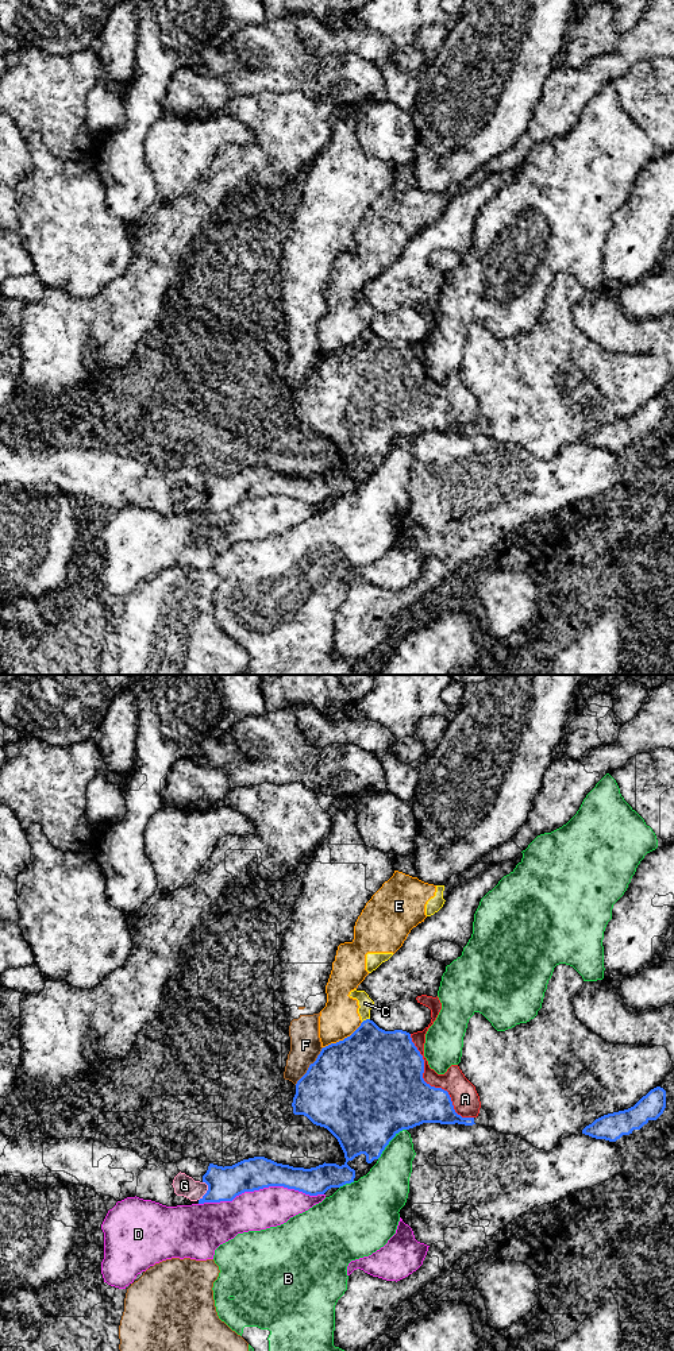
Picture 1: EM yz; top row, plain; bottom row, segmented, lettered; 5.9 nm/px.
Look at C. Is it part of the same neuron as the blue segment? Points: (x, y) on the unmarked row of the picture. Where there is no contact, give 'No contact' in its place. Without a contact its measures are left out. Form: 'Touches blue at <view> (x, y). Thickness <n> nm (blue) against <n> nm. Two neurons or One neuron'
Touches blue at yz (366, 328). Thickness 400 nm (blue) against 90 nm. Two neurons

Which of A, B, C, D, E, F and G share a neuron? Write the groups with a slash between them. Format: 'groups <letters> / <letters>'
groups A / B / C E G / D / F

